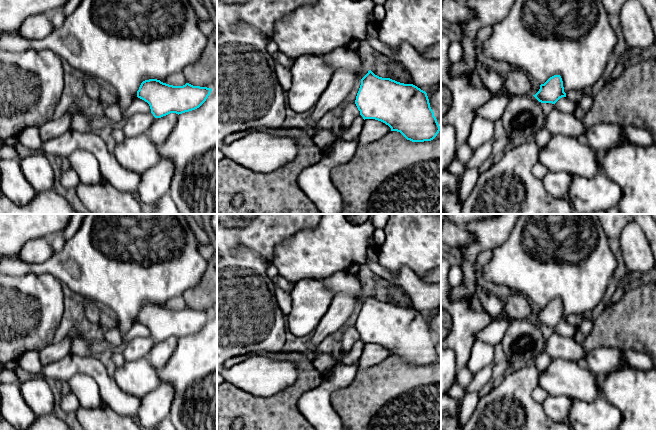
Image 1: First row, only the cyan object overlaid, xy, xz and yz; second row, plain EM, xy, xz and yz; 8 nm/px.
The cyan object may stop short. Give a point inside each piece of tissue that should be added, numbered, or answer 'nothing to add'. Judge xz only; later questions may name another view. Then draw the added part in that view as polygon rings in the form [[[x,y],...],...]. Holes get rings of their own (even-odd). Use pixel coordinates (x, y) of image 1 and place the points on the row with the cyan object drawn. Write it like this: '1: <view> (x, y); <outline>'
1: xz (342, 57); [[[341,46],[324,54],[323,59],[333,72],[339,69],[350,70],[356,73],[360,79],[370,70],[368,64],[360,58],[359,54],[350,50],[348,46]]]

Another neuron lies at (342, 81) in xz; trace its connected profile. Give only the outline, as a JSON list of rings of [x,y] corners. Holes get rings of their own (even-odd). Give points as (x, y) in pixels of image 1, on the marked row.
[[[350,70],[334,71],[328,87],[312,109],[311,120],[316,123],[327,112],[344,104],[357,78],[358,75]]]

